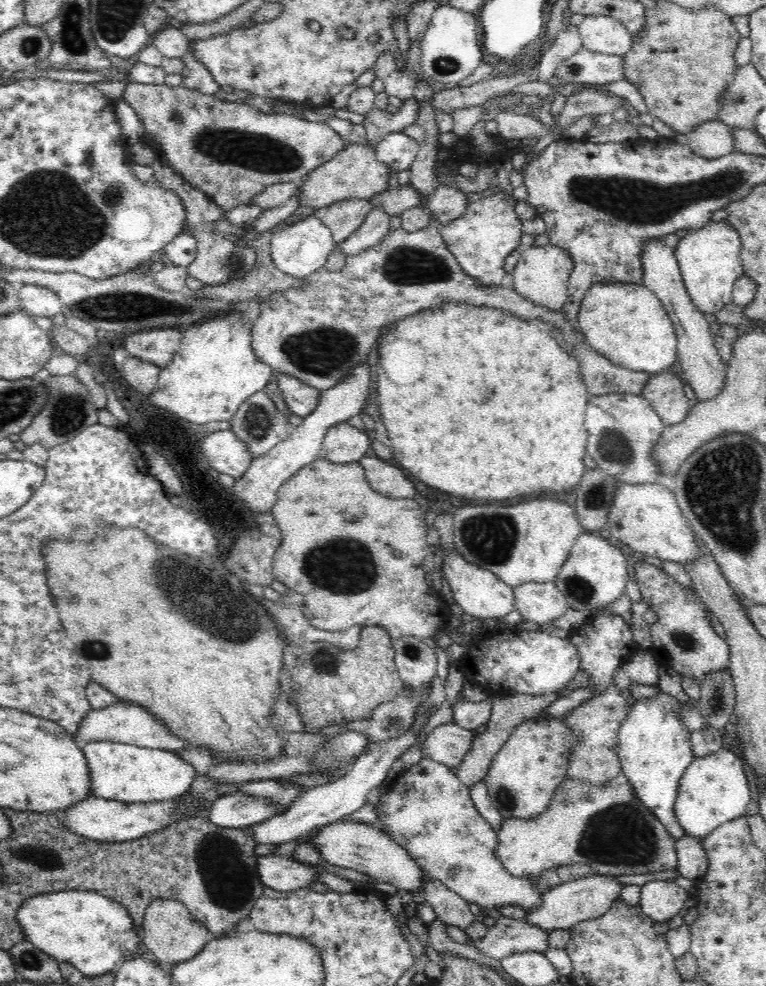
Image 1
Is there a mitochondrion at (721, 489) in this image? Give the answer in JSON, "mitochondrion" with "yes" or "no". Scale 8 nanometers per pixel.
{"mitochondrion":"yes"}

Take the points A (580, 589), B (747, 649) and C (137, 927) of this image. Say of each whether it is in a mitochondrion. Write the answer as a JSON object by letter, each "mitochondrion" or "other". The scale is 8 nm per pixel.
{"A":"mitochondrion","B":"other","C":"other"}

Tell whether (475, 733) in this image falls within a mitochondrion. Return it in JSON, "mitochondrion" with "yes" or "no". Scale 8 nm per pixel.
{"mitochondrion":"no"}

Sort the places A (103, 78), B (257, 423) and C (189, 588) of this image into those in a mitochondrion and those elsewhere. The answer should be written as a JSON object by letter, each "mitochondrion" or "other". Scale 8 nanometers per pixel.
{"A":"other","B":"mitochondrion","C":"mitochondrion"}

